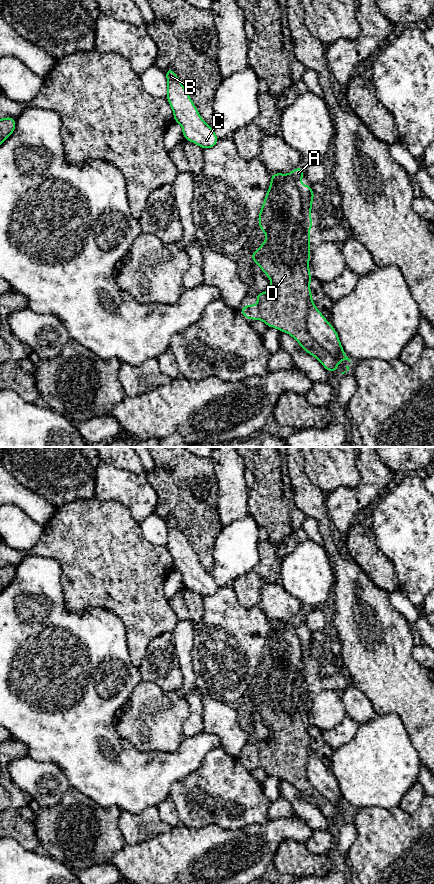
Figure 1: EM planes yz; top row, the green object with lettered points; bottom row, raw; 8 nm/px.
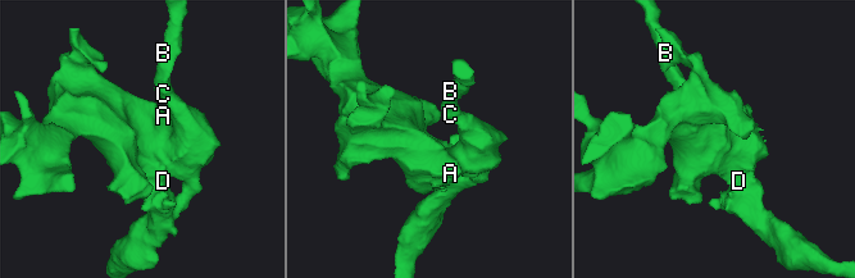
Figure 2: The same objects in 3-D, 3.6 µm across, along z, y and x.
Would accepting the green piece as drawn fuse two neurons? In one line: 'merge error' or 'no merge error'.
merge error

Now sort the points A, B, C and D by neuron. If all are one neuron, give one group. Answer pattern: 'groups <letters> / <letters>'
groups A D / B C

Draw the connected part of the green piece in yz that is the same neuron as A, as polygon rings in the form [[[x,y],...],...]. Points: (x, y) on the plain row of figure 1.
[[[300,614],[289,622],[271,622],[271,632],[263,654],[268,659],[282,659],[293,672],[289,674],[289,682],[283,685],[282,697],[278,697],[269,690],[263,690],[257,700],[251,700],[253,709],[271,728],[271,736],[266,740],[256,741],[258,751],[244,753],[240,760],[248,768],[260,767],[267,775],[274,775],[281,780],[288,781],[308,802],[317,806],[327,819],[332,820],[336,815],[336,809],[311,785],[307,778],[307,761],[314,754],[310,738],[312,724],[309,719],[311,703],[309,678],[314,673],[310,663],[312,647],[316,644],[310,633],[300,631],[304,623],[305,620]]]

